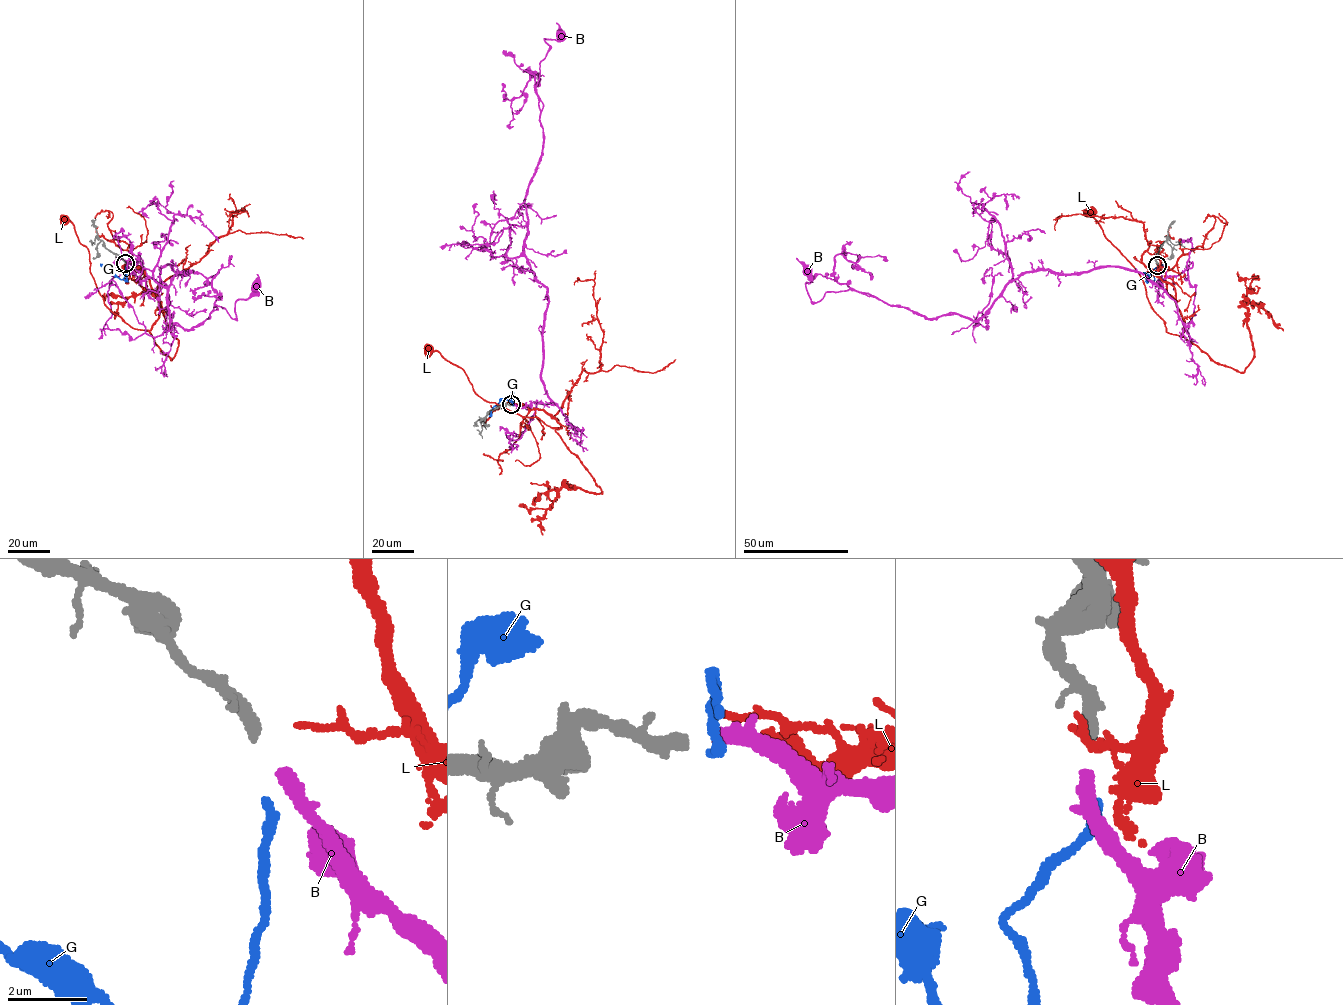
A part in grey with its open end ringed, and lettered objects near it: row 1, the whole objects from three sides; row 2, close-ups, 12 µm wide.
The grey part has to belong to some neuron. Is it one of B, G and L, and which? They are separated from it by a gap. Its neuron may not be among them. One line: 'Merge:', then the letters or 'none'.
Merge: B

